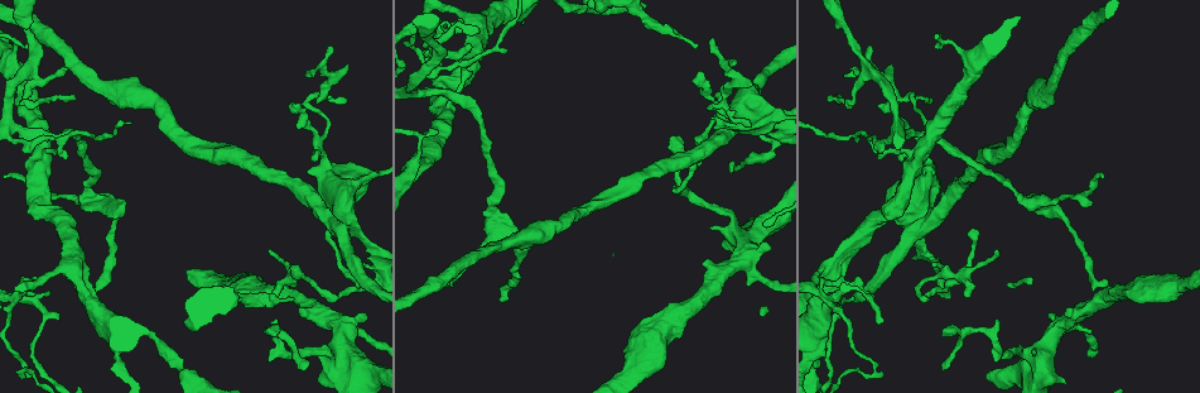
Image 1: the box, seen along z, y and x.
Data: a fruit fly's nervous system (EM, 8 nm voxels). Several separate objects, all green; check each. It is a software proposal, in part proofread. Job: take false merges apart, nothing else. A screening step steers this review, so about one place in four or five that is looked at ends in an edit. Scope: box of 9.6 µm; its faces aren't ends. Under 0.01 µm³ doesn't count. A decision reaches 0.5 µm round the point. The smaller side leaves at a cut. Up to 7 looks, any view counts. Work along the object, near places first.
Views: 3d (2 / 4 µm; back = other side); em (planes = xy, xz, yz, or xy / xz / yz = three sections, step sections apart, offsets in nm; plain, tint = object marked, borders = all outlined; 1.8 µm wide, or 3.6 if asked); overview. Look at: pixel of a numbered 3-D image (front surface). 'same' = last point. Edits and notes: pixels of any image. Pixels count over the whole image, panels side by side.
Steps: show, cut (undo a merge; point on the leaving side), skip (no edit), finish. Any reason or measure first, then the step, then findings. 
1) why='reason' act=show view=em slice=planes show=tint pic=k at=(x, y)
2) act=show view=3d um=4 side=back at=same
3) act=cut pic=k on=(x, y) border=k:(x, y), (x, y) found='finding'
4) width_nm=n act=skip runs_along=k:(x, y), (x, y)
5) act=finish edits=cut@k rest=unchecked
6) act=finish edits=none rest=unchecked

why='looks like a crossing' act=show view=3d um=2 pic=1 at=(16, 299)

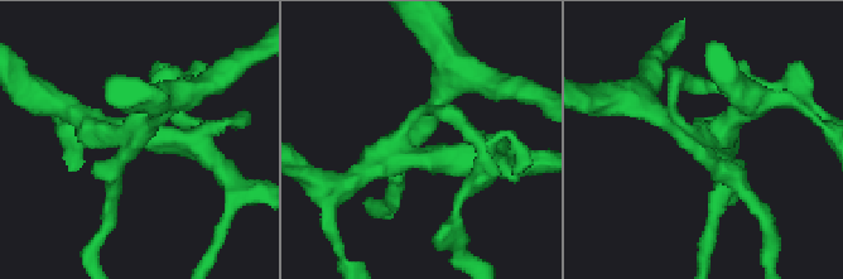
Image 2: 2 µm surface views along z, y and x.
why='need the tissue' act=show view=em slice=yz step=4 show=tint pic=2 at=(138, 138)

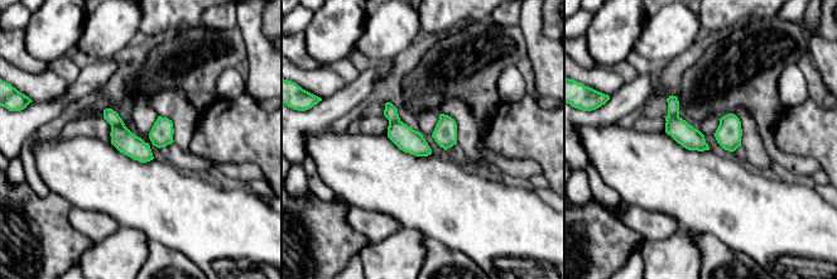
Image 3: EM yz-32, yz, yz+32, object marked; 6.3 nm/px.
why='cut it another way' act=show view=em slice=xy step=16 show=tint at=same

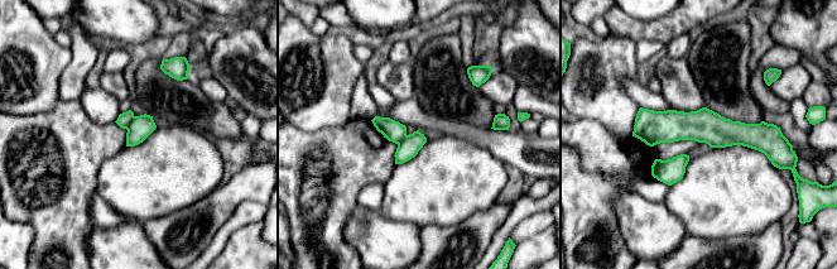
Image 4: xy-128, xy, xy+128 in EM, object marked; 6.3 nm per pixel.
act=cut pic=4 on=(124, 119) found='a second neuron is stuck on'

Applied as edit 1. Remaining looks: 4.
why='side arm on a straight run' act=show view=3d um=2 pic=1 at=(317, 143)

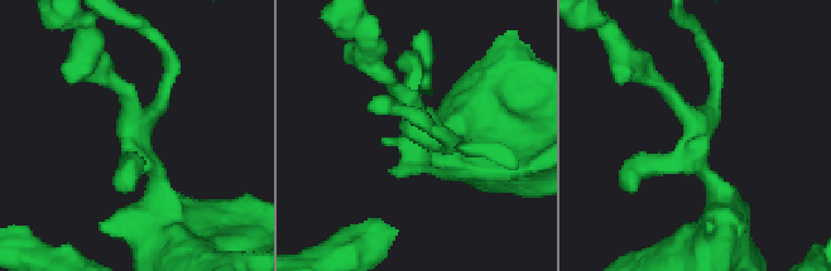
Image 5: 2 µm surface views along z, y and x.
act=show view=em slice=planes show=tint pic=5 at=(418, 131)

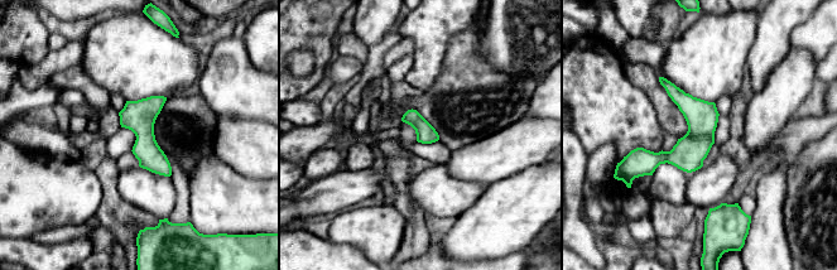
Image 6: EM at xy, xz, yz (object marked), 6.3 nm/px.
width_nm=130 act=skip runs_along=6:(712, 106), (676, 157), (633, 158) found='continuous, no second neuron'

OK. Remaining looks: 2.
why='sharp bend' act=show view=em um=3.6 slice=planes show=tint pic=1 at=(921, 212)

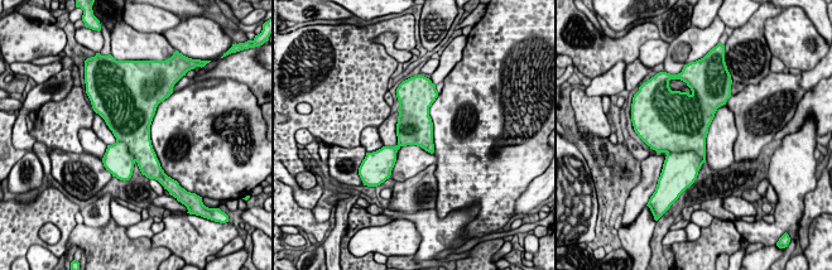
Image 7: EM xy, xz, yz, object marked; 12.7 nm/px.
width_nm=460 act=cut pic=7 on=(681, 169) border=7:(667, 153), (693, 150), (705, 157) found='a second neuron is stuck on'

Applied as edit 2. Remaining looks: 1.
act=finish edits=cut@4,cut@7 rest=unchecked

